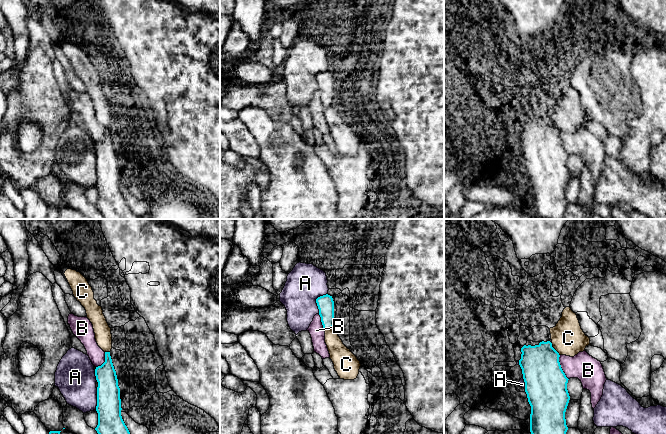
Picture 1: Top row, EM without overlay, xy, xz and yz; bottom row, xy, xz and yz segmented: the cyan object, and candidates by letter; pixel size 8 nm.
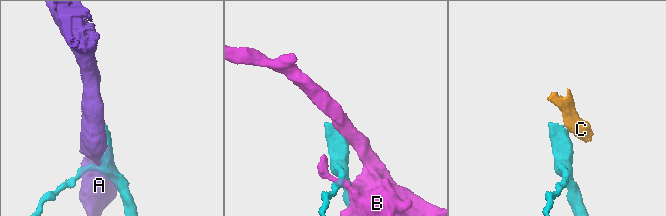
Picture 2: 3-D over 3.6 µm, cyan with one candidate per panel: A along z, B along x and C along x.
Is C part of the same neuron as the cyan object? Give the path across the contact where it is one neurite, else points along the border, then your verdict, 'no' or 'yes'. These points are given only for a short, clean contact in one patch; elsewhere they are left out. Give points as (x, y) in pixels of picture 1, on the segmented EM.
along yz (552, 347), (559, 355) | no

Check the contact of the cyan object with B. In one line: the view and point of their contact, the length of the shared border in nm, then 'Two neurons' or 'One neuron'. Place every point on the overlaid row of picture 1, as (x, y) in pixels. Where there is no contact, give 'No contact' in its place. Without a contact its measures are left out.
Touches cyan at yz (560, 367). Shared border 220 nm. Two neurons

